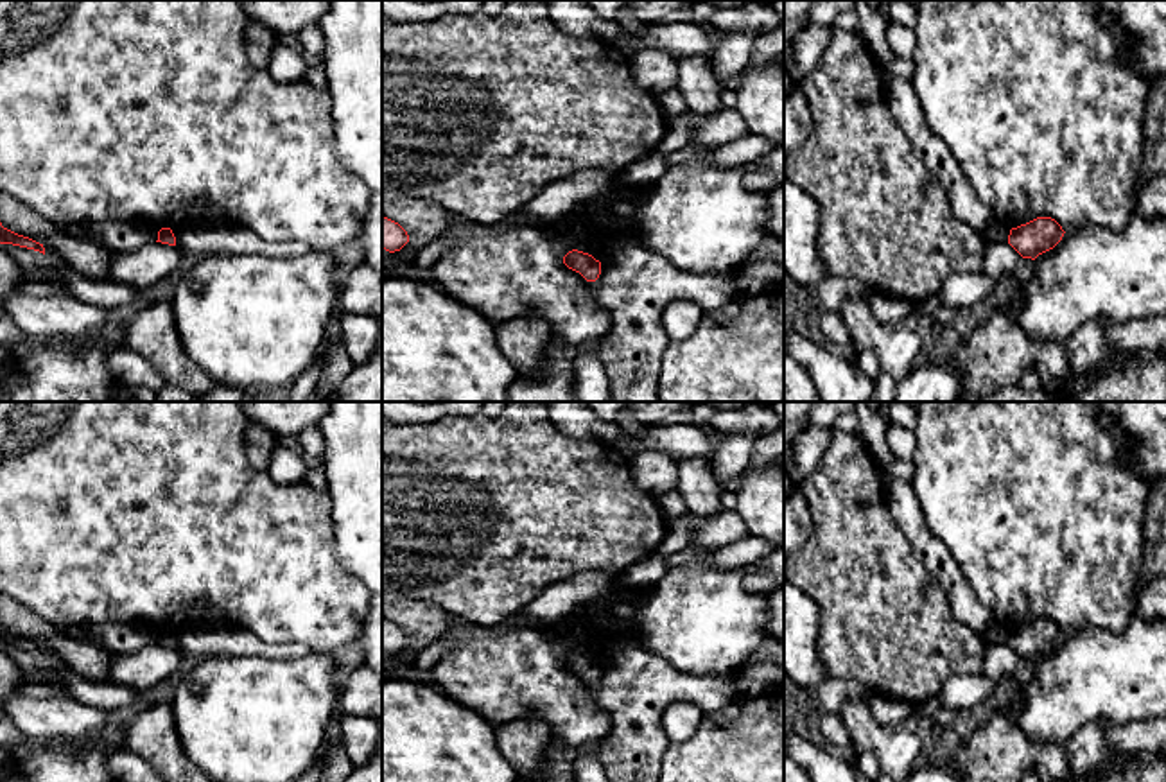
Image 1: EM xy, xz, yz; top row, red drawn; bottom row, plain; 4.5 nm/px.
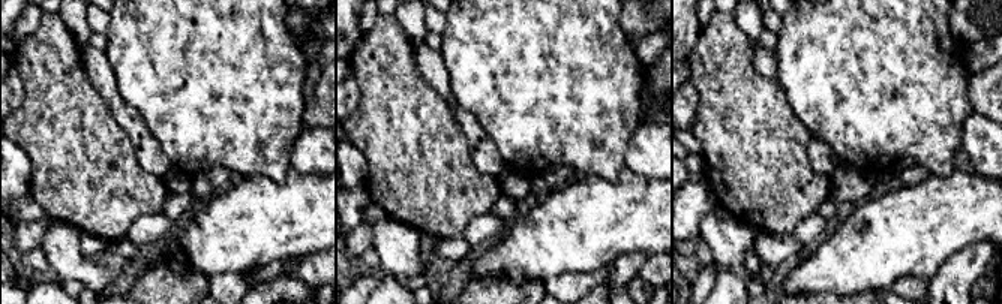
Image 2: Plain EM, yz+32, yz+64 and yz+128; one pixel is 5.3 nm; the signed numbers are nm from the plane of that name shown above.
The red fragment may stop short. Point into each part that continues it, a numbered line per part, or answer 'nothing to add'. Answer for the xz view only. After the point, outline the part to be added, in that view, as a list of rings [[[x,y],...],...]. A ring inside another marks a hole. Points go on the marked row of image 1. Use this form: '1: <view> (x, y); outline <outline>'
nothing to add

